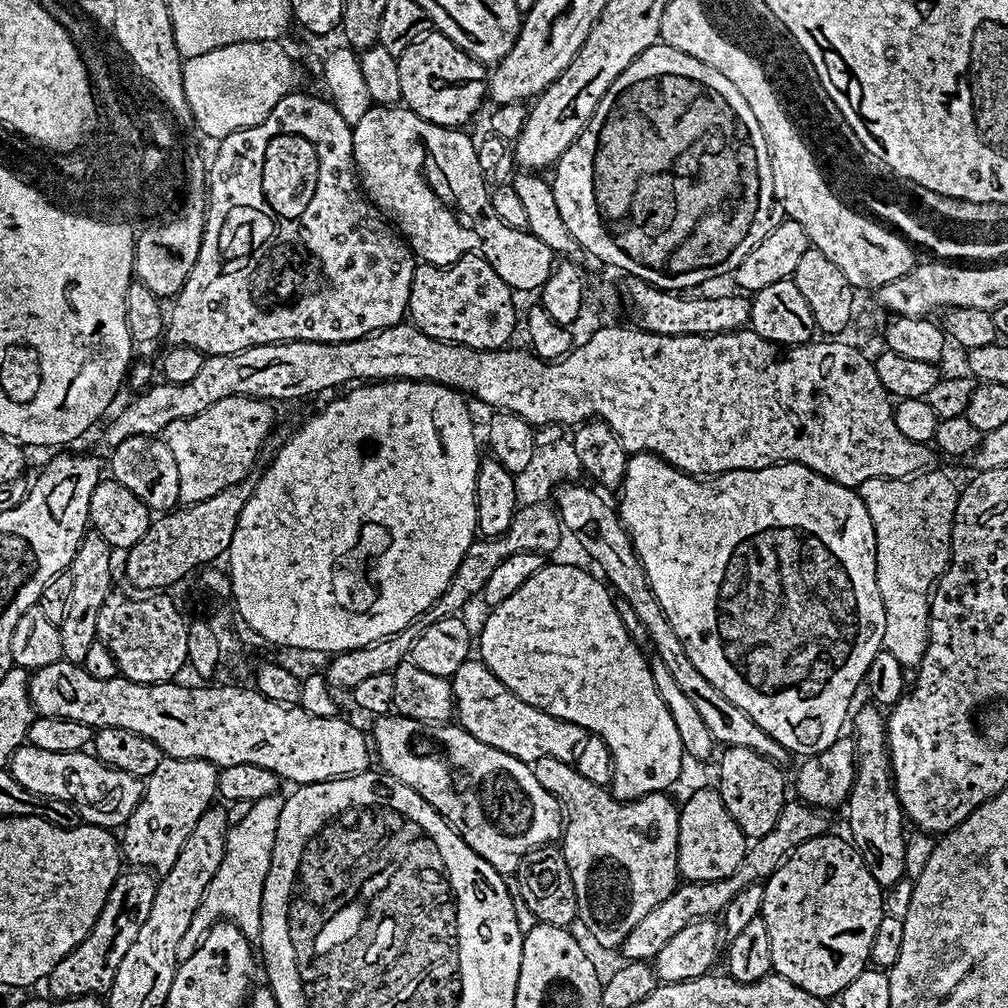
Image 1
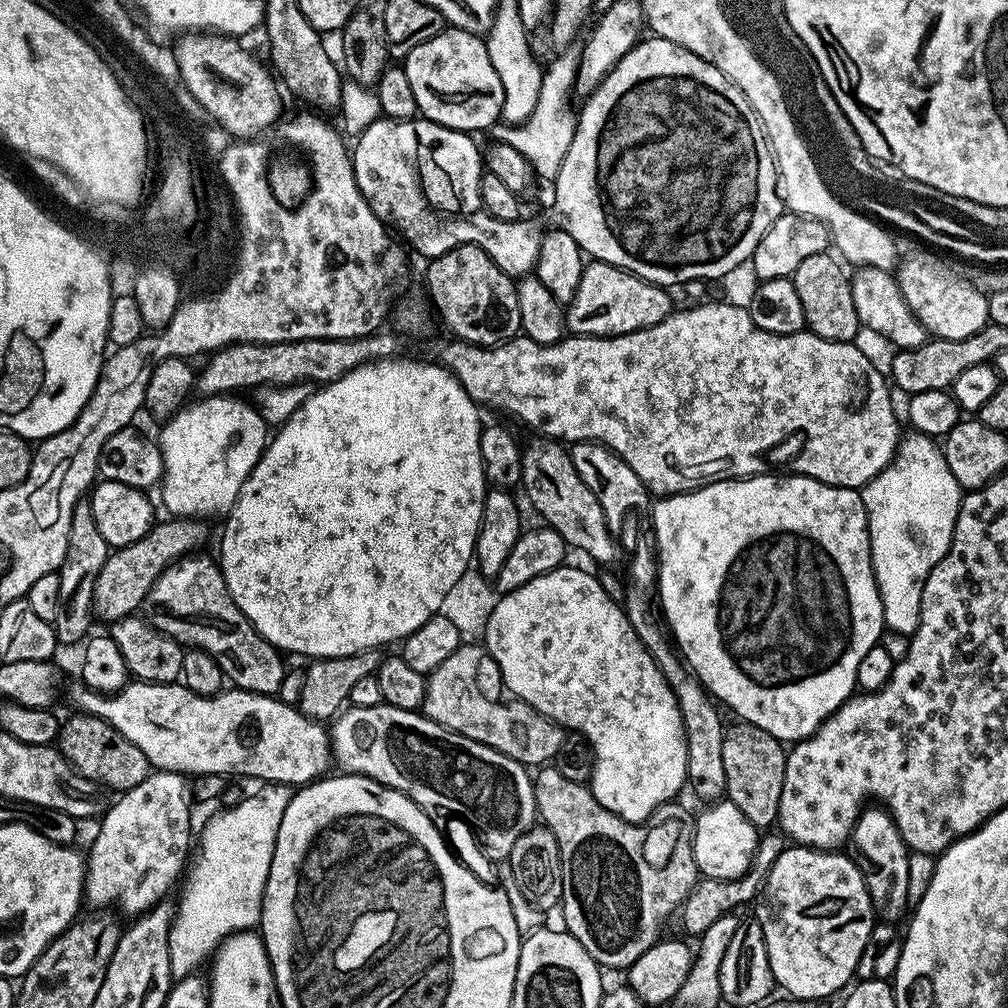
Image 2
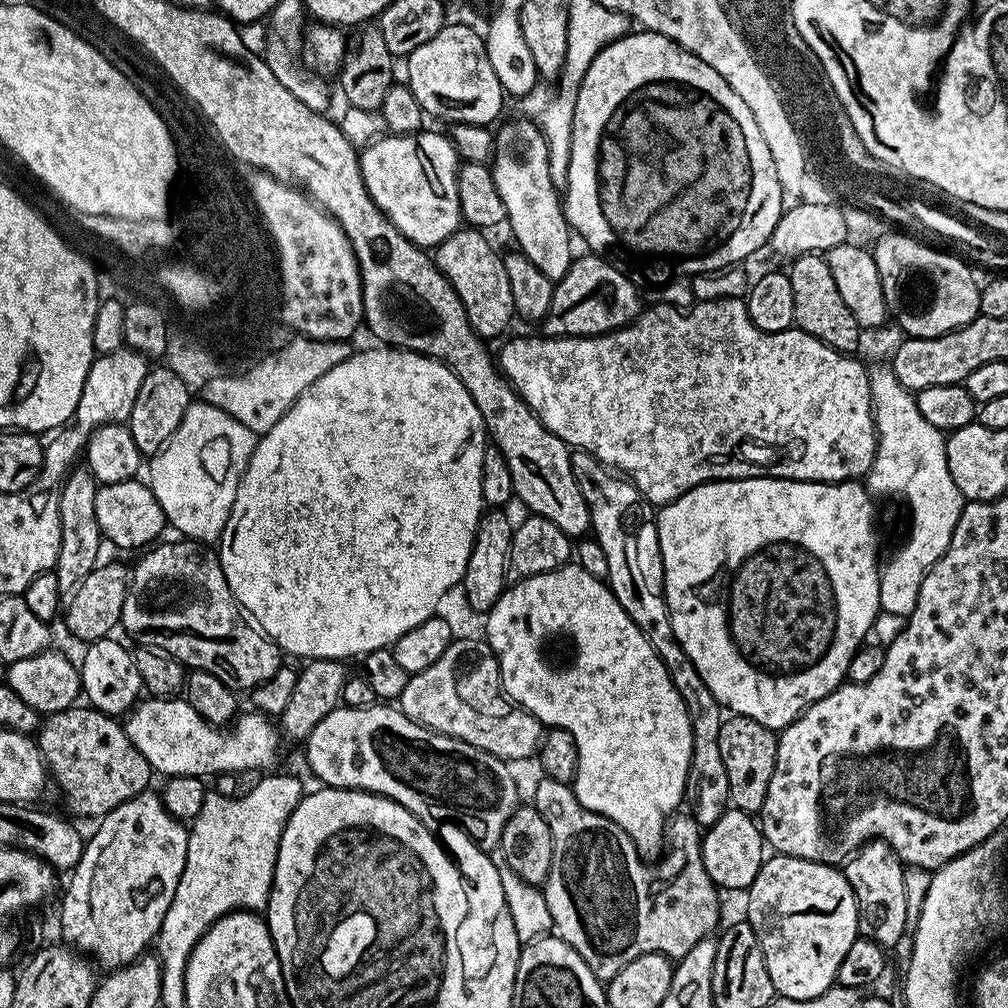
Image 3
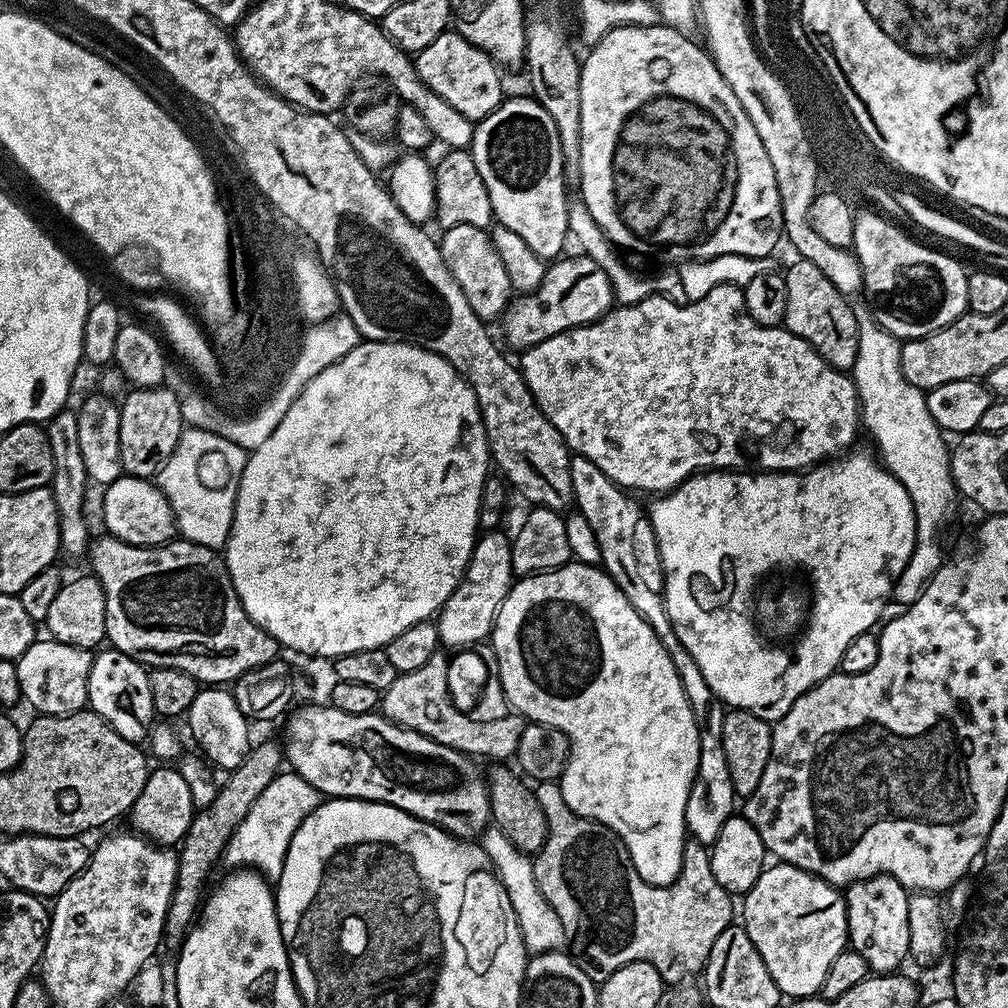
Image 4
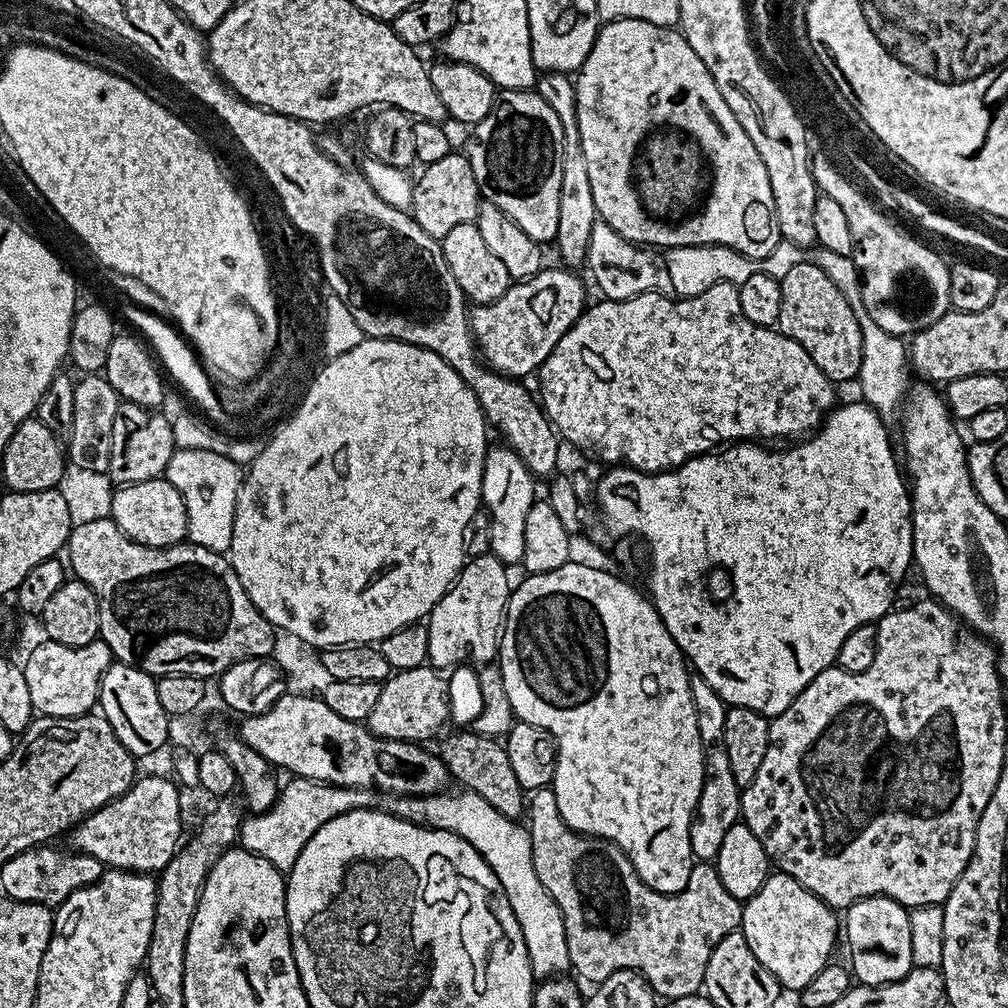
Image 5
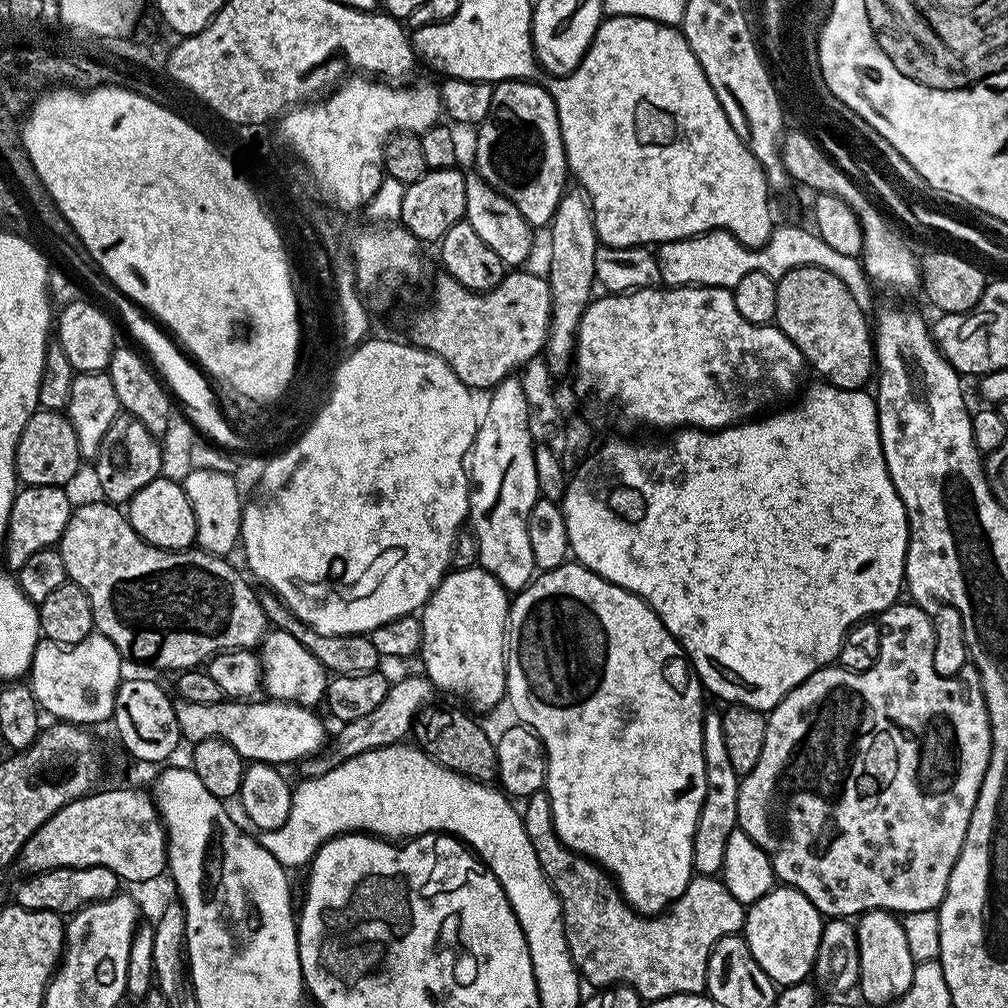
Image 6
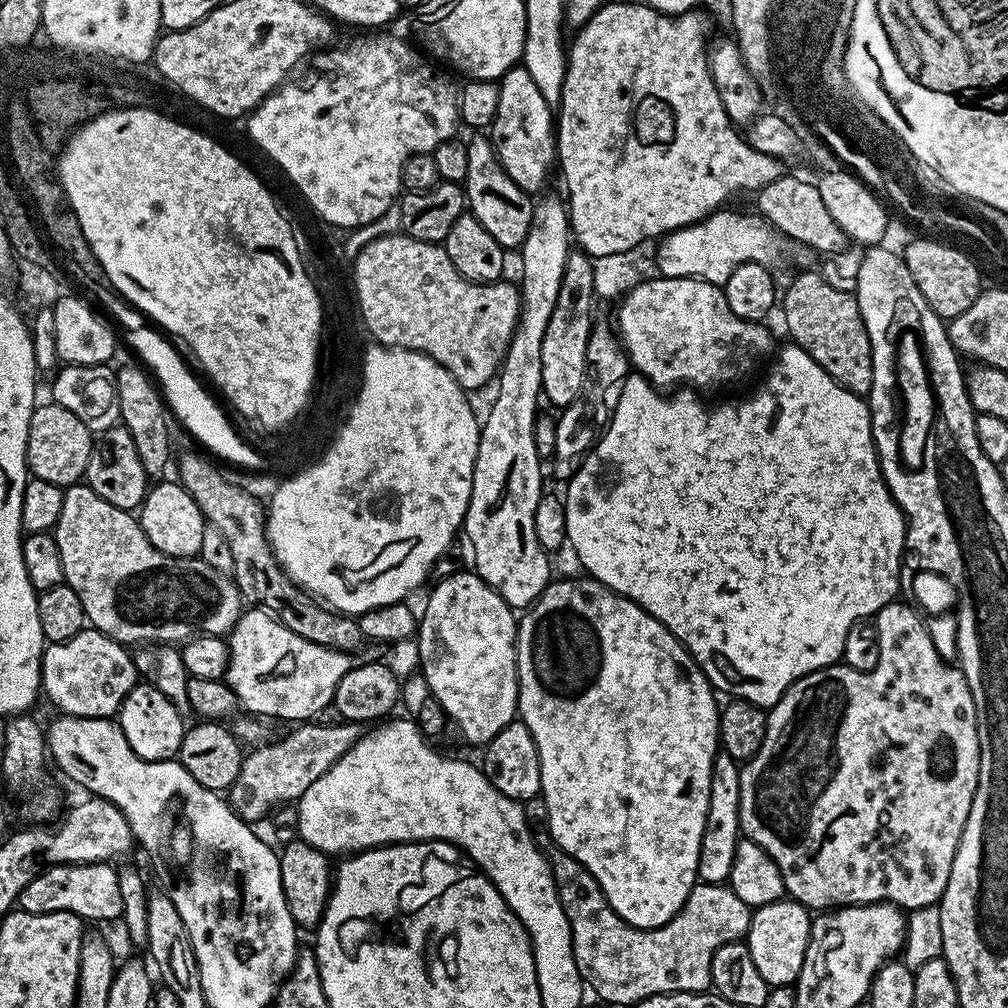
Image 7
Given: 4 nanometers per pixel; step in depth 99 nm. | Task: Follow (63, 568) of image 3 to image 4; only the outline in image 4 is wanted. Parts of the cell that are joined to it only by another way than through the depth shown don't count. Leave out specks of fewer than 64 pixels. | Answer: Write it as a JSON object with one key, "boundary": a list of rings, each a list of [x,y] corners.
{"boundary":[[[65,410],[54,414],[47,421],[46,431],[50,450],[54,454],[54,474],[52,475],[52,497],[60,519],[60,552],[68,556],[80,556],[89,551],[88,520],[84,517],[84,499],[88,496],[90,481],[86,465],[82,463],[82,449],[78,443],[78,418],[76,412]]]}

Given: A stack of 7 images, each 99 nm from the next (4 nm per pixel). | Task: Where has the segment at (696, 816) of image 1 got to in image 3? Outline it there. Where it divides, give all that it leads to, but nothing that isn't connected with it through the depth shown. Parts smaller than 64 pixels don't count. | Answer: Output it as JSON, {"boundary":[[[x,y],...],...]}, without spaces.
{"boundary":[[[729,807],[728,811],[722,814],[722,818],[718,818],[718,822],[714,822],[711,828],[703,833],[700,845],[706,874],[710,874],[712,883],[720,890],[747,890],[754,878],[758,878],[758,870],[766,859],[766,841],[759,823],[749,813],[740,812],[733,807]]]}

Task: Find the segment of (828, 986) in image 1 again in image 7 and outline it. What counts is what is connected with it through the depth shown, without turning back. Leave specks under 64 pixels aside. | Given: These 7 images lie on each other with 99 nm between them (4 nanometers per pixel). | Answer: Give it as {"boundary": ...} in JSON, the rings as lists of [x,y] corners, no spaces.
{"boundary":[[[781,898],[772,904],[755,909],[748,927],[746,943],[750,958],[758,968],[765,982],[770,986],[795,985],[798,974],[802,970],[802,962],[806,958],[806,946],[810,938],[813,917],[809,909],[797,900]]]}

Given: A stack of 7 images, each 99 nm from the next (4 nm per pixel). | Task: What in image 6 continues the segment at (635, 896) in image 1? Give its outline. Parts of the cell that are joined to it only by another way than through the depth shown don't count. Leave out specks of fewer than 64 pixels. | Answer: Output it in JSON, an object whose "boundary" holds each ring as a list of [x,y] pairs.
{"boundary":[[[547,791],[535,792],[527,797],[525,804],[528,805],[523,805],[522,815],[526,834],[530,838],[530,846],[534,846],[534,854],[538,854],[538,862],[546,878],[552,883],[552,889],[560,899],[566,942],[581,977],[587,983],[589,980],[596,984],[592,986],[627,984],[644,1002],[661,1000],[683,992],[703,993],[707,986],[707,966],[712,947],[723,936],[739,933],[743,929],[746,915],[745,905],[740,904],[734,894],[730,894],[723,879],[693,875],[684,893],[667,910],[659,914],[641,914],[624,901],[616,881],[596,861],[572,852],[560,841],[552,825],[552,807]]]}

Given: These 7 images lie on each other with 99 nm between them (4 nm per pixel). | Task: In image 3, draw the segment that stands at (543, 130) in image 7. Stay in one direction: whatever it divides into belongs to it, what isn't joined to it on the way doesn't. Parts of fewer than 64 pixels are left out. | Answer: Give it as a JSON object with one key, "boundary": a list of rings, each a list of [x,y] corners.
{"boundary":[[[535,119],[512,120],[509,124],[499,125],[500,133],[494,136],[494,155],[490,161],[492,177],[498,186],[498,194],[506,206],[506,224],[512,227],[516,235],[519,251],[539,268],[546,278],[553,282],[560,280],[566,270],[570,270],[574,259],[572,252],[573,233],[570,231],[568,219],[564,217],[564,205],[561,193],[551,180],[551,160],[548,153],[548,142],[544,132]]]}

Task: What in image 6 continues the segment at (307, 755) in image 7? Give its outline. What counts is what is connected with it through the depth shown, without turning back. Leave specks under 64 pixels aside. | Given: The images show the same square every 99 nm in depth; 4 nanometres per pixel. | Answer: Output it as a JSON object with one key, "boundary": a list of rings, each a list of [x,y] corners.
{"boundary":[[[423,674],[404,676],[397,684],[396,681],[389,683],[386,698],[382,698],[379,706],[375,710],[370,710],[370,714],[365,714],[362,718],[343,723],[339,727],[341,730],[336,736],[337,743],[332,752],[328,753],[326,757],[324,754],[317,754],[303,761],[300,766],[304,772],[302,774],[305,777],[321,776],[334,765],[356,757],[366,750],[378,750],[382,746],[401,743],[411,733],[412,724],[419,712],[433,703],[432,692],[434,693],[434,686]]]}

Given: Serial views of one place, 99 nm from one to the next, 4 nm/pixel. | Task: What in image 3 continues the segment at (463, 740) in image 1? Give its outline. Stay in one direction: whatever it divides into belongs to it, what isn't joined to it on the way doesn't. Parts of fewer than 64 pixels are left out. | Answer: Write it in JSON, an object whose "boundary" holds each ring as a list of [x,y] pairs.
{"boundary":[[[377,702],[371,708],[336,707],[314,726],[312,733],[307,738],[306,747],[308,747],[308,764],[312,767],[313,774],[320,779],[319,783],[321,785],[329,788],[357,788],[359,792],[374,792],[378,796],[385,796],[386,799],[400,804],[406,810],[413,812],[418,819],[425,822],[433,822],[432,820],[436,820],[435,822],[455,822],[471,836],[477,846],[485,850],[495,849],[499,845],[504,827],[510,822],[510,818],[515,814],[518,805],[521,803],[520,792],[516,789],[516,780],[512,777],[511,770],[508,769],[511,767],[505,761],[499,760],[494,754],[486,754],[486,750],[478,750],[458,738],[438,734],[434,730],[406,718],[406,714],[401,712],[399,707],[389,706],[384,702]]]}

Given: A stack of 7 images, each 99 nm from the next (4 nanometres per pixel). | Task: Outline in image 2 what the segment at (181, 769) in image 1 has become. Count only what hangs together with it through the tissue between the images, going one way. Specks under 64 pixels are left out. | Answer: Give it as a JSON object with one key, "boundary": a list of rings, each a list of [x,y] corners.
{"boundary":[[[159,770],[149,771],[138,786],[121,791],[117,796],[120,797],[111,801],[99,821],[100,833],[92,849],[86,852],[84,898],[96,910],[117,904],[124,912],[143,914],[169,895],[172,883],[185,869],[190,856],[188,839],[194,836],[194,797],[189,781],[181,773]]]}

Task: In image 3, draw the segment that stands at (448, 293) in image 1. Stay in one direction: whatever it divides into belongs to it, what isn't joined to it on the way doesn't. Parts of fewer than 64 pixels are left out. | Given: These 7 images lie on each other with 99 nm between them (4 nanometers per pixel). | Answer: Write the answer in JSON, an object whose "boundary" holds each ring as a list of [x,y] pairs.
{"boundary":[[[471,226],[461,227],[459,232],[450,234],[434,249],[434,263],[440,272],[451,282],[462,302],[468,321],[481,338],[503,337],[508,323],[517,315],[510,280],[506,274],[504,257],[492,249],[483,231]]]}

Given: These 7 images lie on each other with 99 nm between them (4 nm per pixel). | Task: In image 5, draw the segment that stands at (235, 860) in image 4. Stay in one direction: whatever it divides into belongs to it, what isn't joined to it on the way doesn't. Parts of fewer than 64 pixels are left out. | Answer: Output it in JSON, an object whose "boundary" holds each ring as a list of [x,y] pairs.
{"boundary":[[[292,778],[289,781],[289,784],[285,783],[281,787],[280,797],[271,812],[258,812],[243,821],[238,839],[239,847],[266,858],[282,874],[291,872],[306,842],[310,842],[310,838],[314,838],[314,834],[318,834],[326,822],[373,803],[373,793],[363,788],[340,788],[337,784],[303,778]]]}

